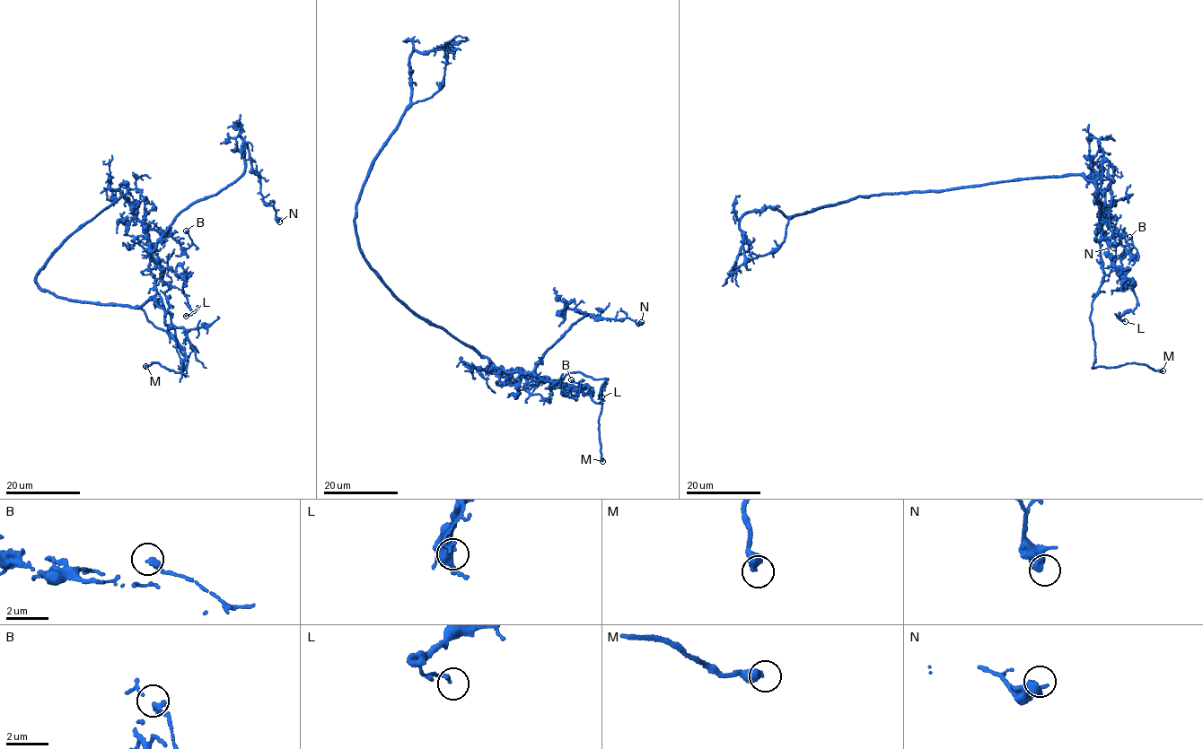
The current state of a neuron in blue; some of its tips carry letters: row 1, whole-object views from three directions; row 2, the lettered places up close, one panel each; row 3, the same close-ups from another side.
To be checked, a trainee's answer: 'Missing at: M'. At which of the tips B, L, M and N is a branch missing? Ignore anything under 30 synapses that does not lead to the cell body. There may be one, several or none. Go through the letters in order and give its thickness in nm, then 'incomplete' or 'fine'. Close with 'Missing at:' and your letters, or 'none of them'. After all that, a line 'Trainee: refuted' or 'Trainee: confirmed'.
B: 240 nm thick; fine
L: 150 nm thick; fine
M: 480 nm thick; incomplete
N: 380 nm thick; fine
Missing at: M
Trainee: confirmed

